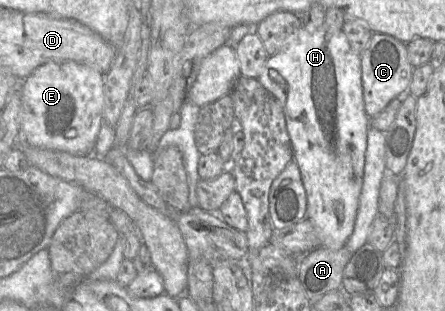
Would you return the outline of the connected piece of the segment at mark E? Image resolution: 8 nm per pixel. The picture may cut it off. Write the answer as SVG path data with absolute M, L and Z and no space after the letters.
M73 61L47 62L20 85L21 137L28 144L75 156L93 156L104 122L104 75Z

